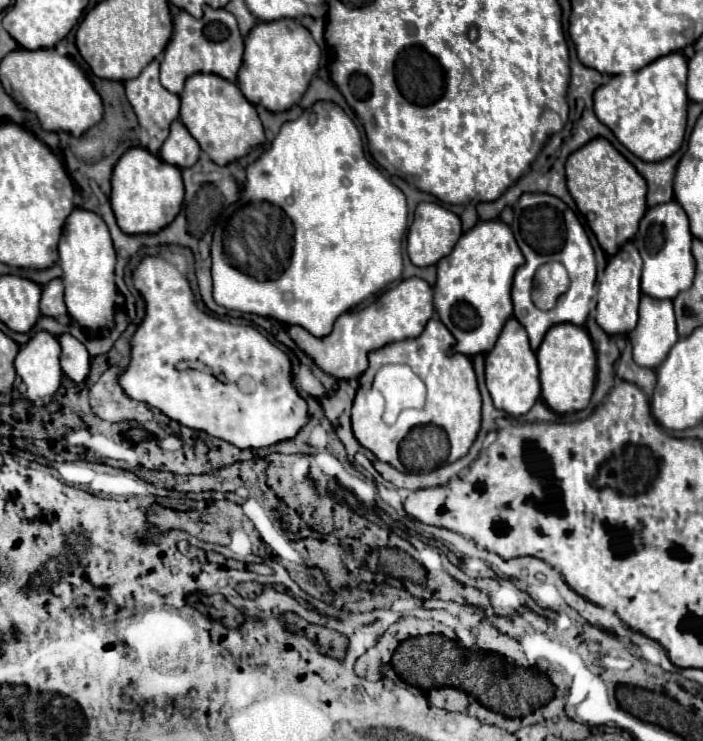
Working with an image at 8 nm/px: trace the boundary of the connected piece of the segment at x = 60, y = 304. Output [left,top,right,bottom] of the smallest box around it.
[40,280,68,320]

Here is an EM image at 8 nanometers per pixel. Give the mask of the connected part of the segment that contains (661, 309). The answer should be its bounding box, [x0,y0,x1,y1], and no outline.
[630,296,676,368]

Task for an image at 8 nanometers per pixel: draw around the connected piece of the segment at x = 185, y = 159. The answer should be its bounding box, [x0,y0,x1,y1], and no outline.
[160,120,200,170]

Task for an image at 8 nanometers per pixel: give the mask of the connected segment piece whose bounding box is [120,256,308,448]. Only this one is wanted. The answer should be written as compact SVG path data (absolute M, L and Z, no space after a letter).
M146 256L140 266L136 268L134 272L134 286L136 290L144 296L146 300L146 318L142 320L142 324L138 326L134 338L132 338L132 360L130 360L130 366L126 368L126 372L120 376L120 386L124 388L124 392L134 398L134 400L142 400L142 402L148 402L152 408L158 408L162 410L168 418L188 426L188 428L196 428L196 430L204 430L208 432L210 436L216 436L216 438L222 438L238 448L266 448L266 446L272 446L280 440L290 440L294 438L300 428L308 422L308 406L306 402L300 398L300 394L294 390L292 386L292 378L290 378L290 360L288 356L276 348L274 343L268 342L264 336L252 325L236 325L226 320L218 320L218 318L212 318L204 312L200 312L196 308L196 302L194 302L194 294L190 290L190 284L188 280L176 270L176 266L172 266L170 262L166 262L162 256Z

